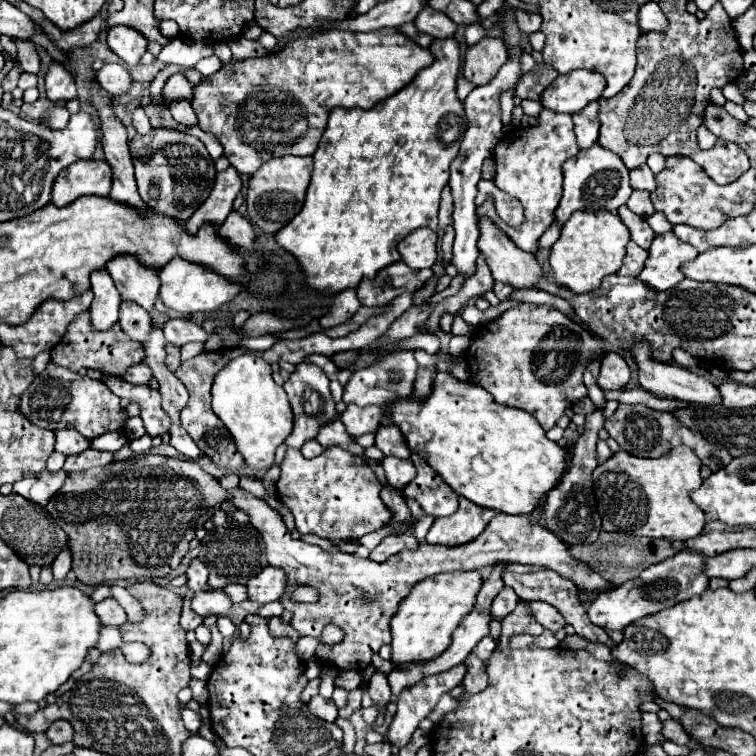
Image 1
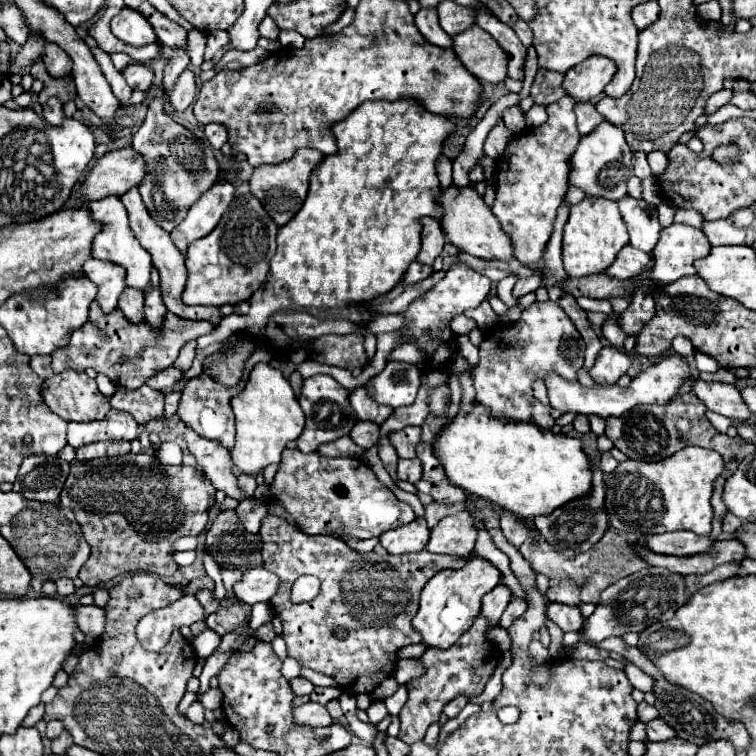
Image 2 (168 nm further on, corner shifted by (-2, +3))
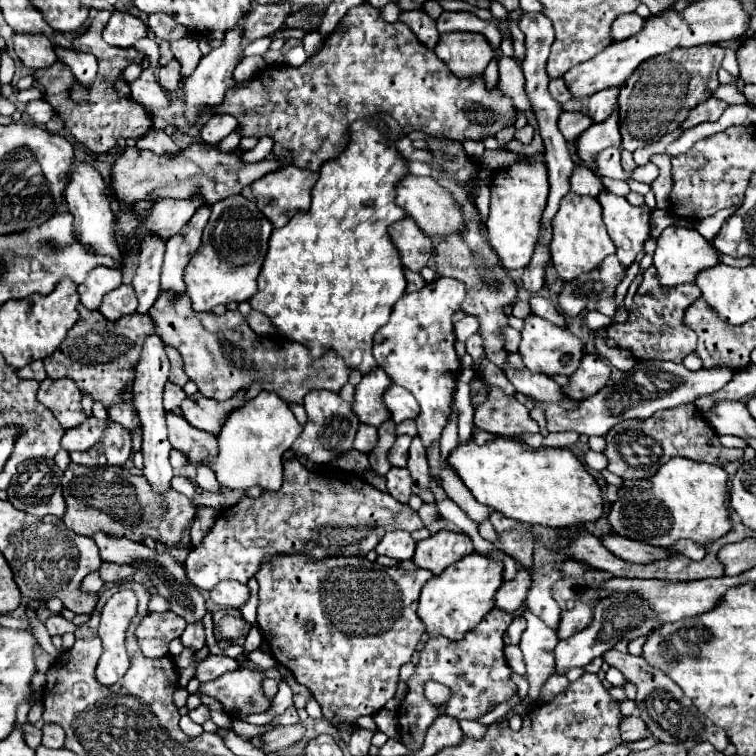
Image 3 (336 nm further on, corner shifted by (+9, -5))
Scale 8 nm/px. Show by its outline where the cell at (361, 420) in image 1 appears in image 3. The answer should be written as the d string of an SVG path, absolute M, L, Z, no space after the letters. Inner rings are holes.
M378 367L376 371L362 377L362 381L356 385L352 411L364 425L380 427L384 421L390 419L388 409L382 403L382 393L390 385L390 377Z

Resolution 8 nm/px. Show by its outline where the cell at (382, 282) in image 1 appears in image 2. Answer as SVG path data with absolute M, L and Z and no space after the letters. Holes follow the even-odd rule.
M413 261L405 273L405 281L407 283L419 283L423 279L427 279L429 275L433 273L433 267L431 265L423 265L419 261Z

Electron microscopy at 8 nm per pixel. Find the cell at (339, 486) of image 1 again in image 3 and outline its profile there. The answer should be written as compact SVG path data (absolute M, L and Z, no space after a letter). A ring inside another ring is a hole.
M290 459L284 463L284 483L278 491L264 491L258 499L242 499L234 507L220 511L214 527L204 537L204 541L190 551L186 559L186 575L200 589L214 589L224 579L236 579L248 583L256 575L260 561L274 553L304 553L308 557L334 557L334 555L366 555L378 545L388 531L416 531L422 529L422 521L416 511L408 505L396 501L388 493L380 493L376 487L366 483L356 473L346 473L340 469L324 469L318 473L308 471L300 461Z

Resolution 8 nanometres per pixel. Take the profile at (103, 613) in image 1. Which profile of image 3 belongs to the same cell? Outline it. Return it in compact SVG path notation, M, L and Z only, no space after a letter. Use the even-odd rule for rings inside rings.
M60 613L52 615L44 625L46 625L50 635L64 635L64 633L74 633L76 631L76 625L72 621L64 619Z

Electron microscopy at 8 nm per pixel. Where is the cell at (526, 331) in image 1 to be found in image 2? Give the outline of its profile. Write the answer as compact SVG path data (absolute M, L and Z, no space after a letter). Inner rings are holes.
M537 301L521 313L521 319L513 327L495 329L481 343L481 361L473 369L477 403L487 407L491 417L525 421L551 429L555 425L549 413L551 407L541 405L533 397L533 379L545 379L545 375L551 371L567 379L577 379L577 369L583 367L583 353L585 341L579 337L575 325L571 325L567 313L563 313L563 309L559 309L559 305L553 301Z

